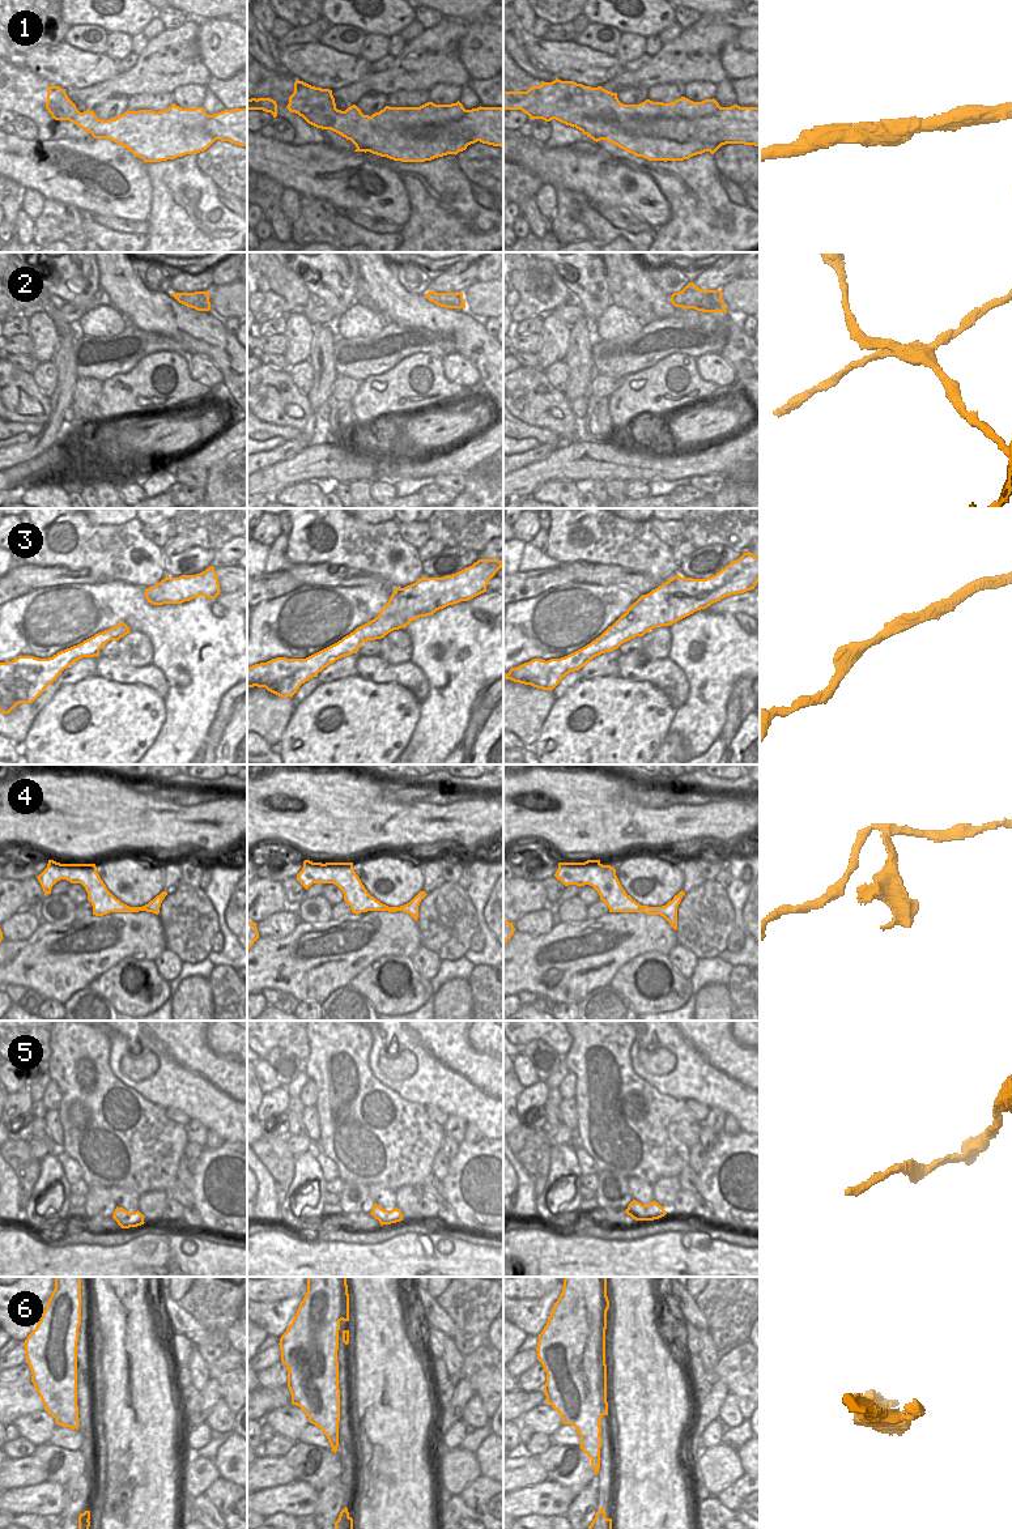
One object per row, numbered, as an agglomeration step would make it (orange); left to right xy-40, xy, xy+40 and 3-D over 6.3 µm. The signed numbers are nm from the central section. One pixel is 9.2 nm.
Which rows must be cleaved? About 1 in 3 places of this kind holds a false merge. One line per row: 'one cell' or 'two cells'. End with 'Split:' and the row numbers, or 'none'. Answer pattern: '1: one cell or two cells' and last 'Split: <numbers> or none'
1: one cell
2: two cells
3: one cell
4: one cell
5: one cell
6: two cells
Split: 2, 6

